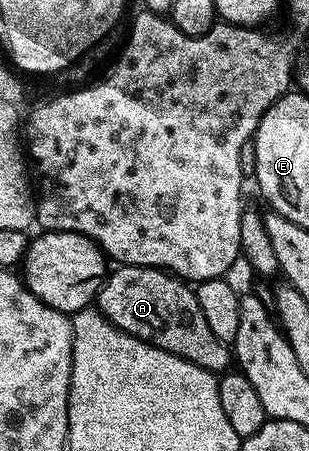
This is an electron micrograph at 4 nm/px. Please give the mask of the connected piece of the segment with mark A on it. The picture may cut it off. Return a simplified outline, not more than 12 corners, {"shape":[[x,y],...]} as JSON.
{"shape":[[122,264],[95,307],[116,328],[214,374],[234,363],[196,291]]}

